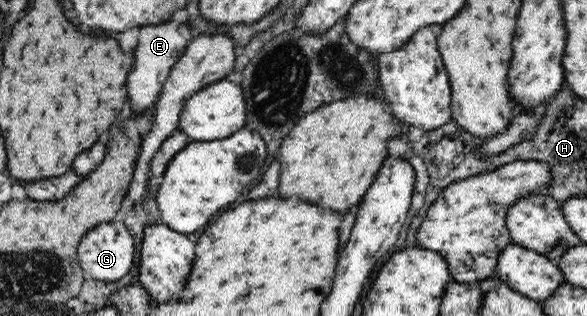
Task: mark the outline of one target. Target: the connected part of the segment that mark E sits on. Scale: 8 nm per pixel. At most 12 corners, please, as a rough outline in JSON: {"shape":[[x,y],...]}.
{"shape":[[192,23],[140,28],[130,109],[151,110],[193,38]]}

